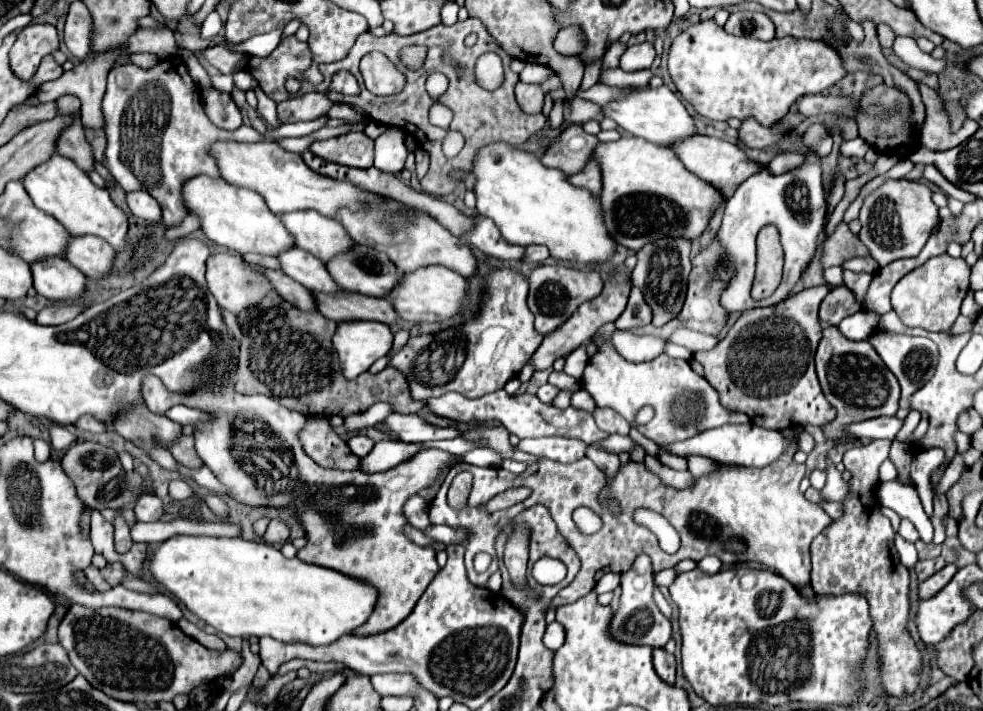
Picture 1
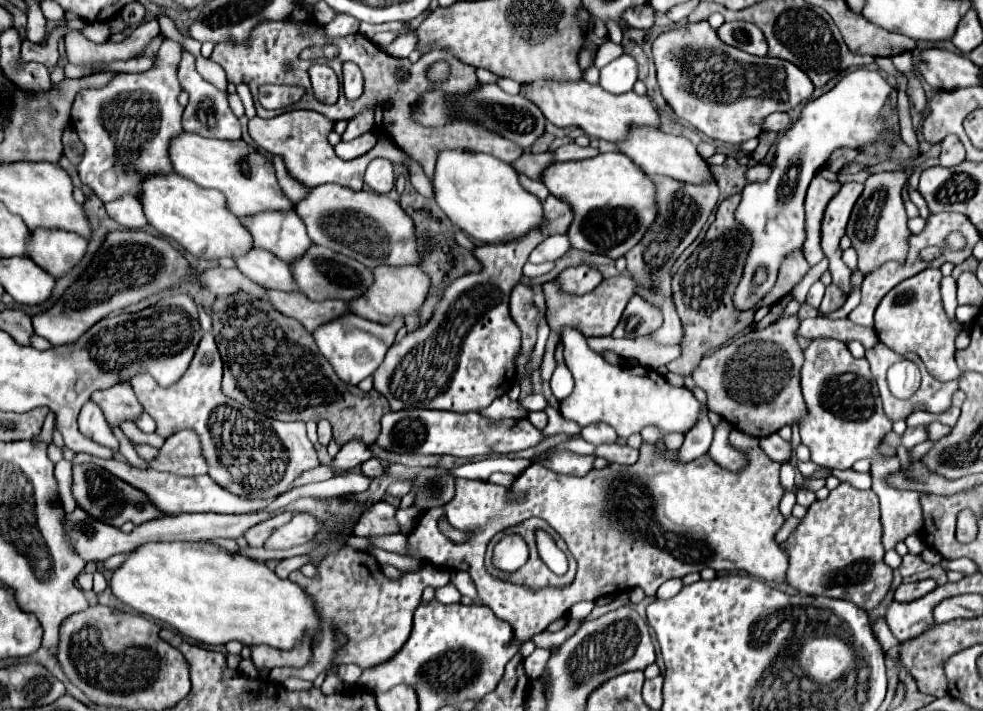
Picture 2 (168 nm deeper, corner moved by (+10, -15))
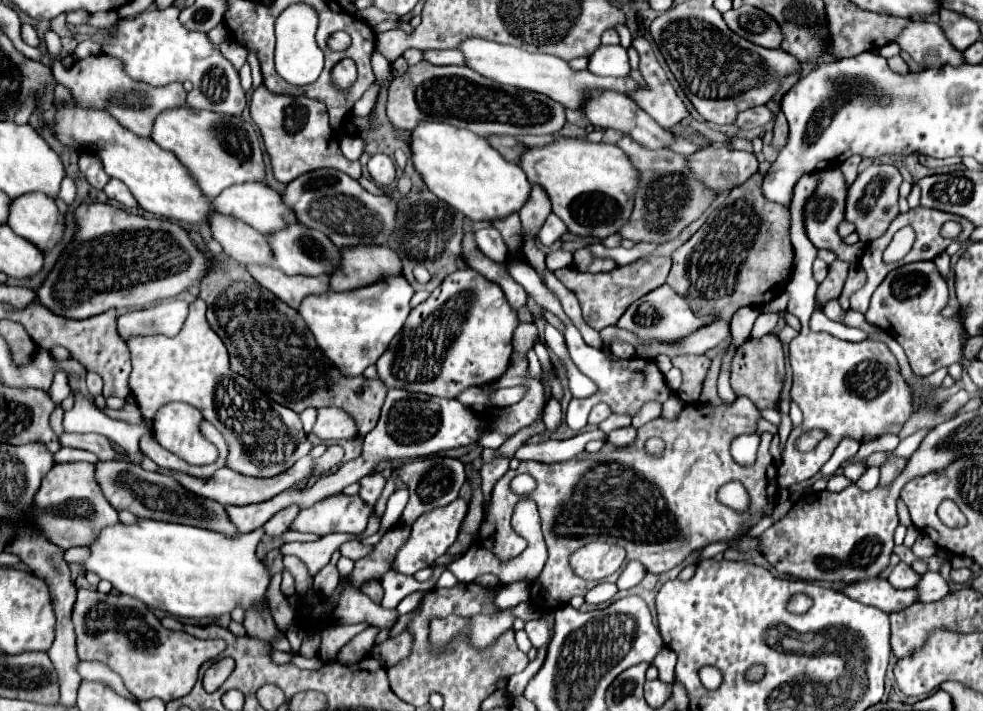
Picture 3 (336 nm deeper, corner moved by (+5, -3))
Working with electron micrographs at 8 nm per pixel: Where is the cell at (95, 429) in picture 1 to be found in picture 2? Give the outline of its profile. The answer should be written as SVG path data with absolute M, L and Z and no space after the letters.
M91 399L83 405L81 413L79 413L79 431L87 437L91 437L93 441L113 449L115 453L119 451L119 441L117 437L111 433L105 417L103 417L103 411L99 409L97 403L93 403Z

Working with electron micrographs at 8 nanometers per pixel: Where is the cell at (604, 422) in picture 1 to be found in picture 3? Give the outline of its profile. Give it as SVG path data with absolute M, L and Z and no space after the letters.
M598 403L592 411L590 411L590 417L588 417L588 423L590 425L598 425L598 423L602 423L604 419L608 419L610 417L610 407L606 405L606 403Z

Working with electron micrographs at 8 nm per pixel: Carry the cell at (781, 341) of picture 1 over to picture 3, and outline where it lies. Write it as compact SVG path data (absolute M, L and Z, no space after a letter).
M778 335L748 339L738 347L730 365L730 385L738 397L748 397L758 409L778 409L780 391L786 381L786 355Z

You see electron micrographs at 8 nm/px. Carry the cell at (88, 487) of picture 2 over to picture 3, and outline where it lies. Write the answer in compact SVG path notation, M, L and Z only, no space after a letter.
M98 461L94 477L98 479L98 485L102 487L102 493L106 495L108 503L112 503L116 511L126 509L144 519L194 525L226 535L236 535L236 527L228 521L228 515L220 503L186 491L184 487L174 483L174 479L170 479L170 473L144 471L140 465L130 461Z

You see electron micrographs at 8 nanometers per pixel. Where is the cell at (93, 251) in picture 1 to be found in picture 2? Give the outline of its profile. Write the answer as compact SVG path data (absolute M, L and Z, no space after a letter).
M31 229L27 241L27 255L41 269L53 277L63 277L83 257L87 241L71 231L63 229Z

